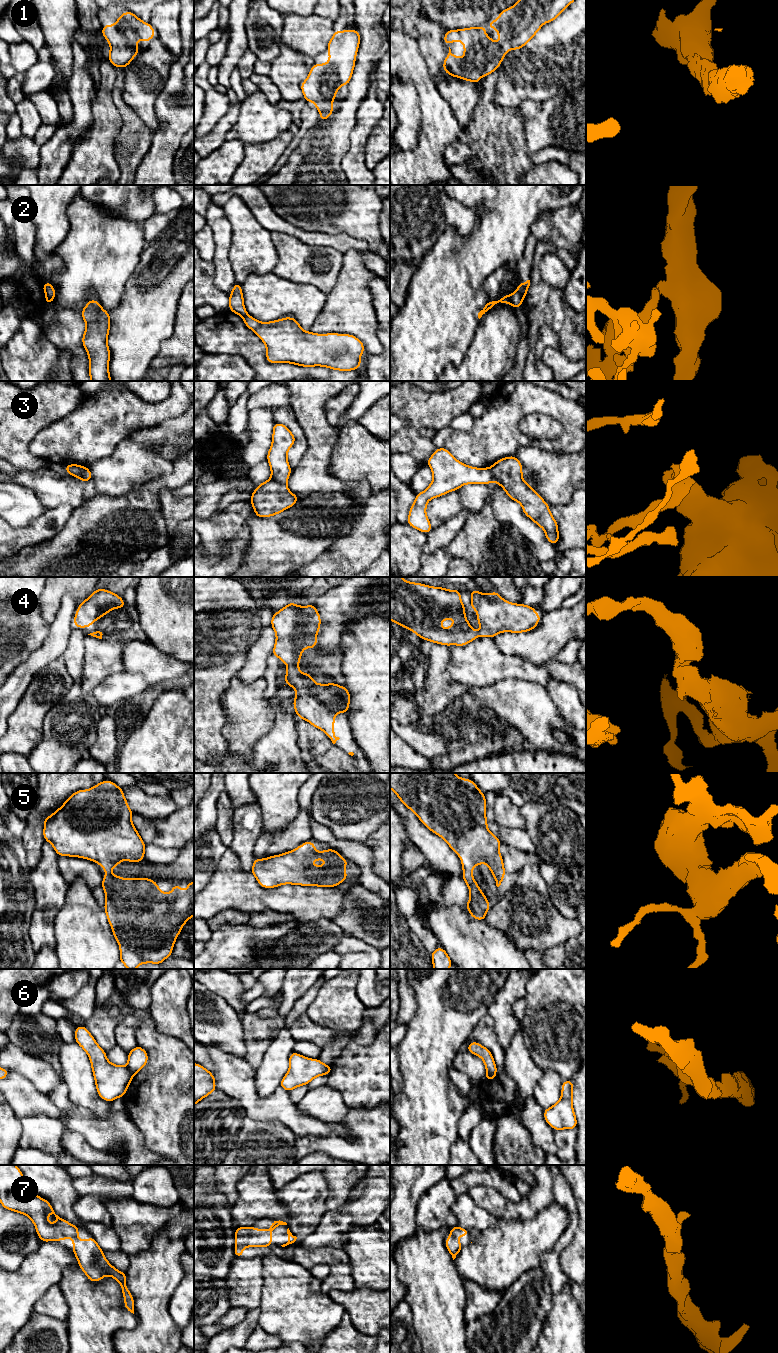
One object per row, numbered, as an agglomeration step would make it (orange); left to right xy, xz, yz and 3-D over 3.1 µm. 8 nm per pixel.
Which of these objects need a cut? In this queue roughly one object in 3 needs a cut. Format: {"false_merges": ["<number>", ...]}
{"false_merges": ["2", "3", "6"]}

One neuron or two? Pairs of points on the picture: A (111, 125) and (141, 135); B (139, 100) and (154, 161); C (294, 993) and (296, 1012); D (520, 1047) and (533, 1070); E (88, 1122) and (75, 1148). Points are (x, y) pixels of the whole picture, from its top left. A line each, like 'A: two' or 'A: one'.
A: two
B: two
C: two
D: one
E: two

